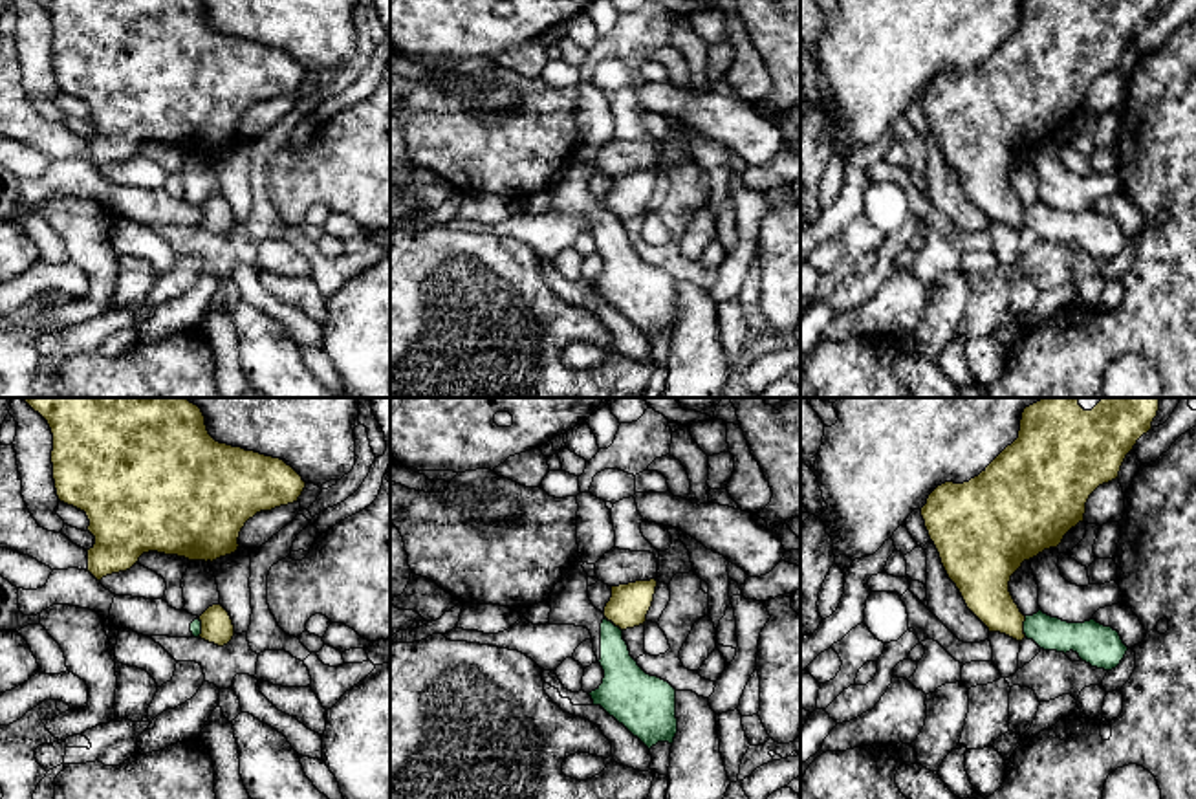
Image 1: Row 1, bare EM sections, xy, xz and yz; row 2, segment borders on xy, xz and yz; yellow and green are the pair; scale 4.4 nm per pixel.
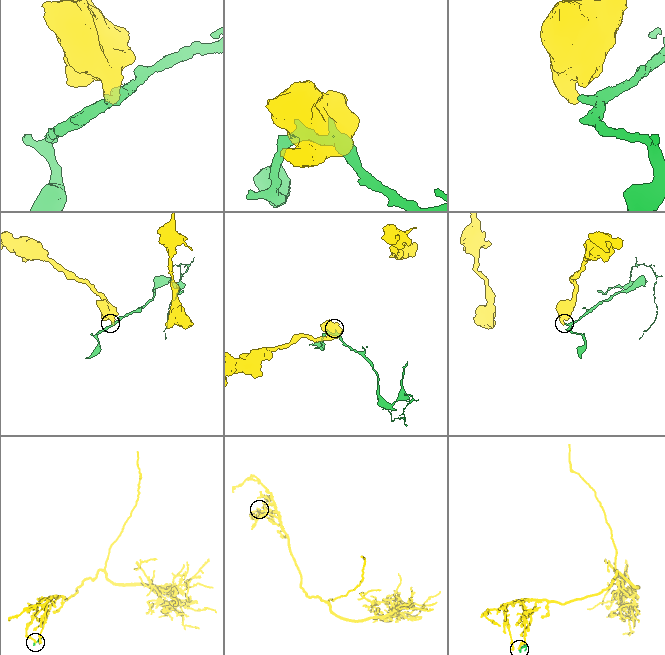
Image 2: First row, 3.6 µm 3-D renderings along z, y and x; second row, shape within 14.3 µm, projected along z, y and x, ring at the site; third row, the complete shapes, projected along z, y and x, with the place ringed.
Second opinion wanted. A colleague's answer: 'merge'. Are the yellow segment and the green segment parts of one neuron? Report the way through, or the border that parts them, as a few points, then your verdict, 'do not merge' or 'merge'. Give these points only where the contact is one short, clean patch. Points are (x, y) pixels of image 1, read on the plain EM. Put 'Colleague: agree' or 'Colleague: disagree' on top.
Colleague: disagree
border along yz (1026, 206), (1024, 226); do not merge

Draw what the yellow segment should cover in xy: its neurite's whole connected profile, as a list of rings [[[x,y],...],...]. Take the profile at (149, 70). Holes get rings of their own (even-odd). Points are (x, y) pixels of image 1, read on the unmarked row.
[[[35,0],[53,24],[53,70],[60,92],[86,103],[95,134],[88,159],[97,170],[130,159],[148,141],[216,150],[238,139],[249,108],[299,90],[306,71],[280,48],[216,31],[201,0]]]

